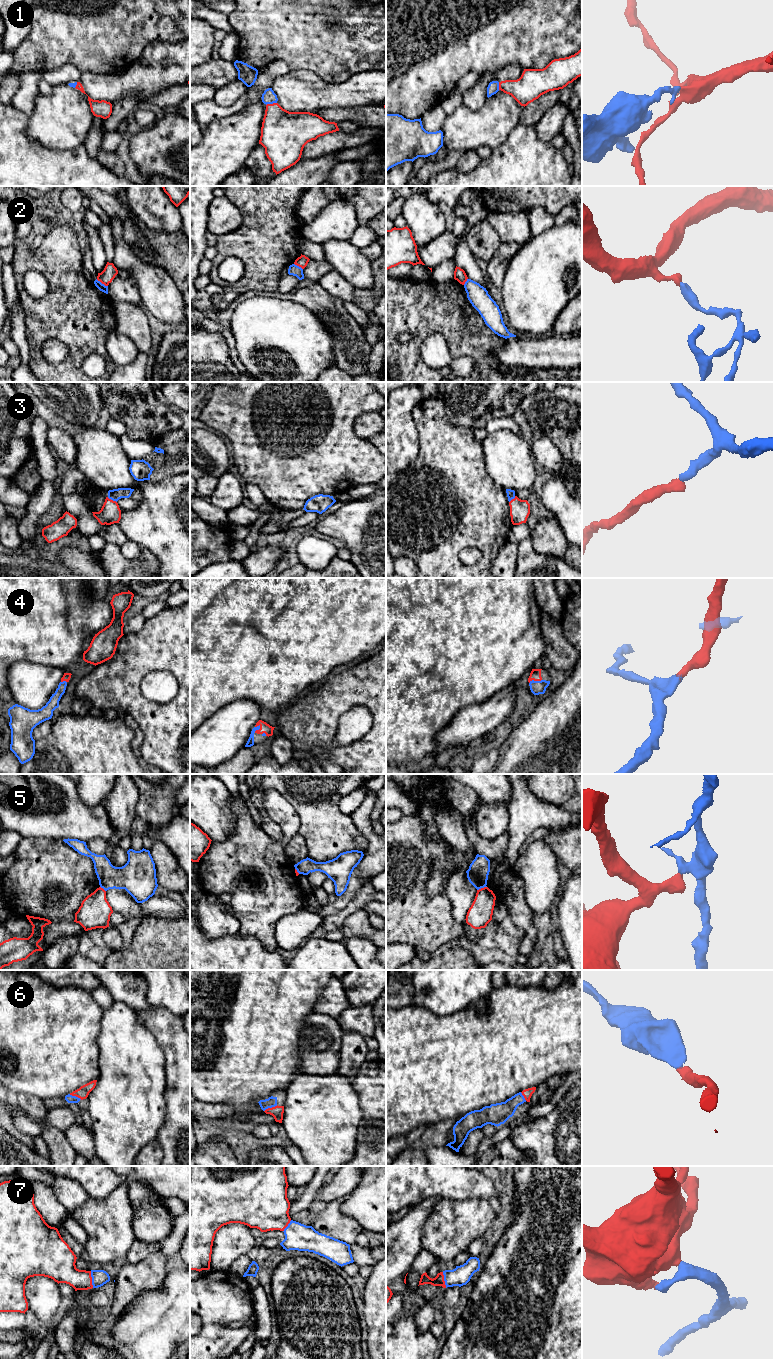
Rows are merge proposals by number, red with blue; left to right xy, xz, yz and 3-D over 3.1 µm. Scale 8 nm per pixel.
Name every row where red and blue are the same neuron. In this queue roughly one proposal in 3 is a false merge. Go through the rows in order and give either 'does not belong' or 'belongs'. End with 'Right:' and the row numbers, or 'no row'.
1: belongs
2: does not belong
3: belongs
4: belongs
5: does not belong
6: belongs
7: belongs
Right: 1, 3, 4, 6, 7

